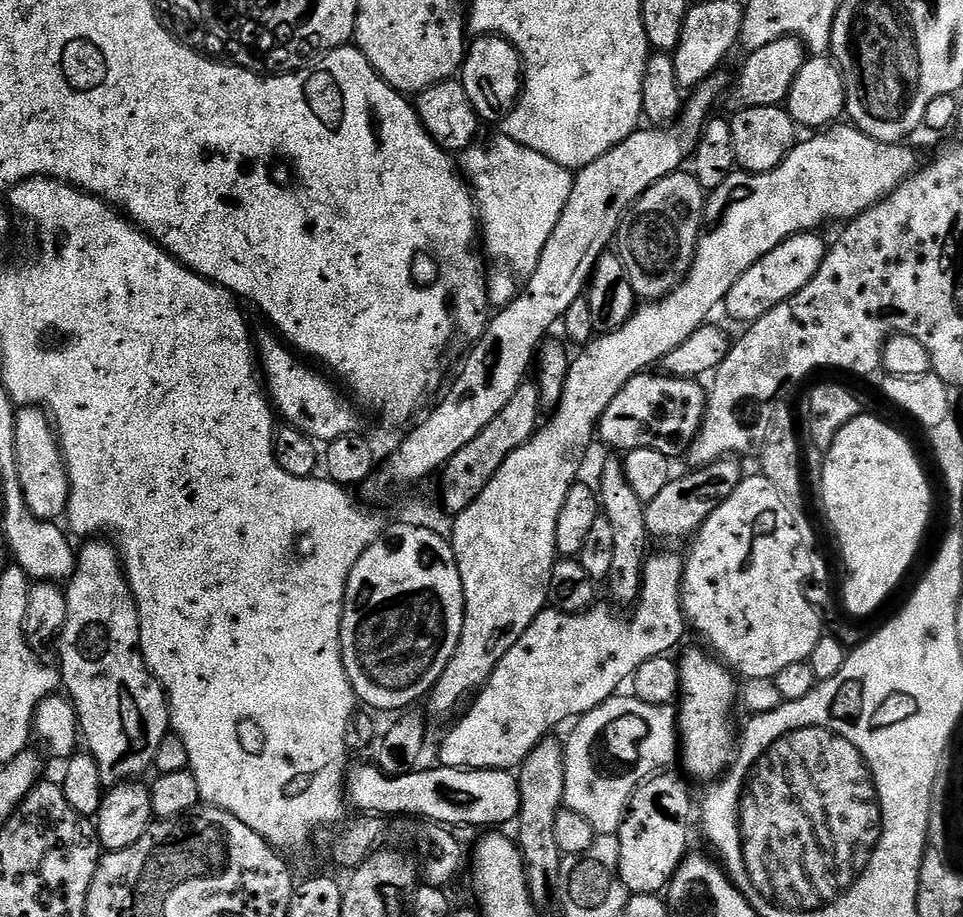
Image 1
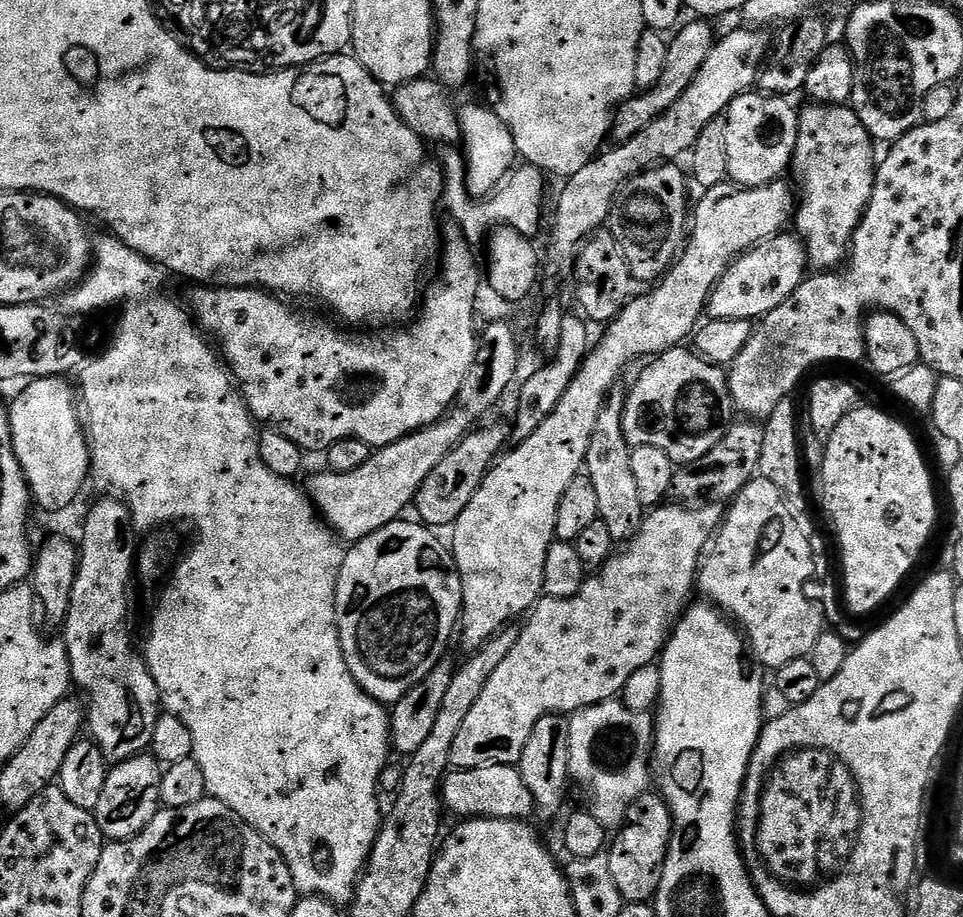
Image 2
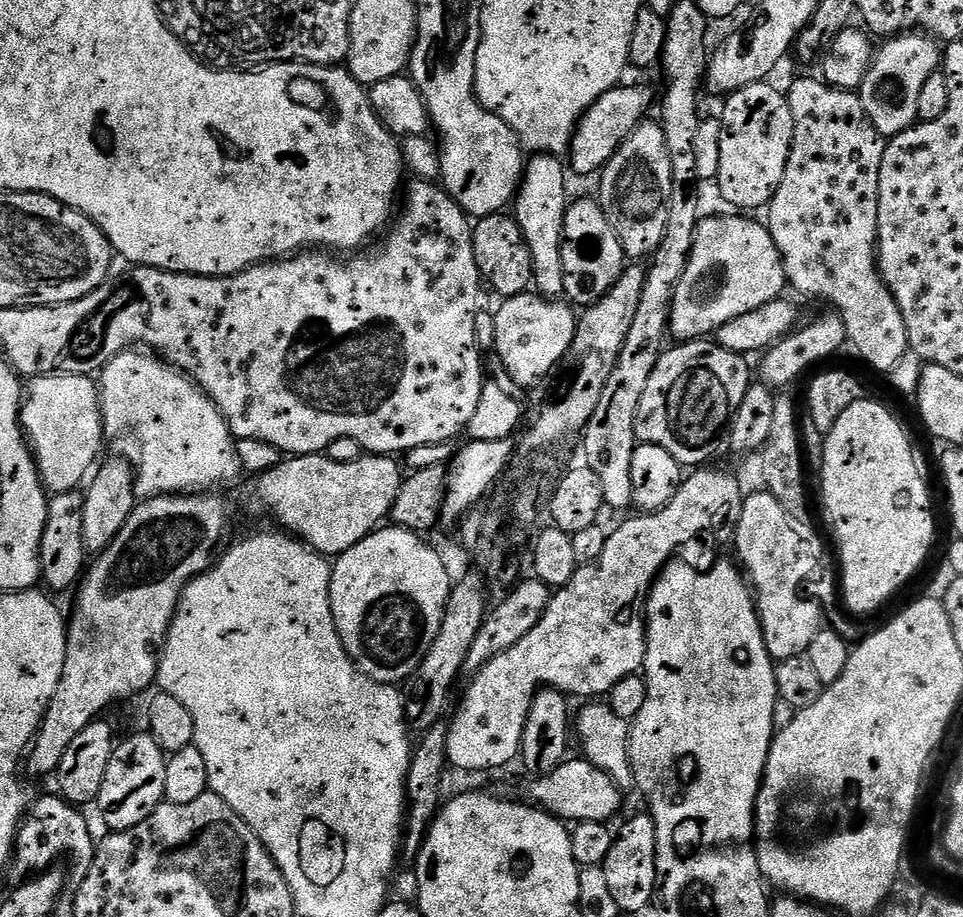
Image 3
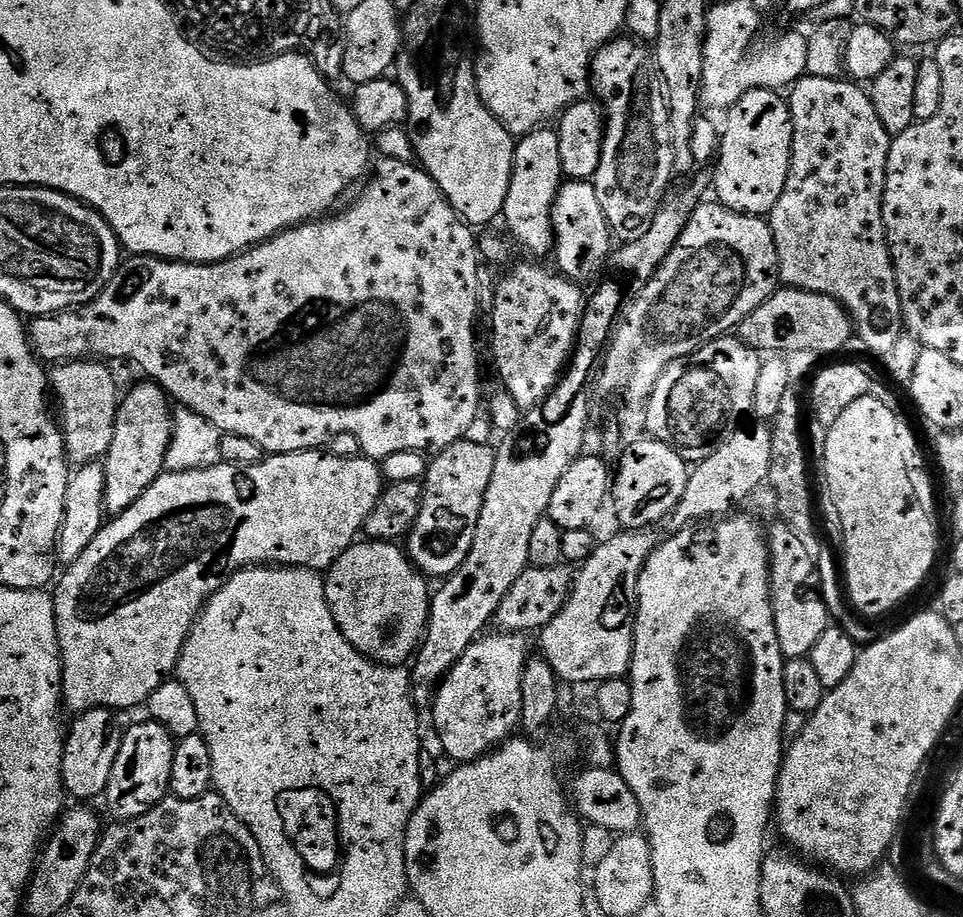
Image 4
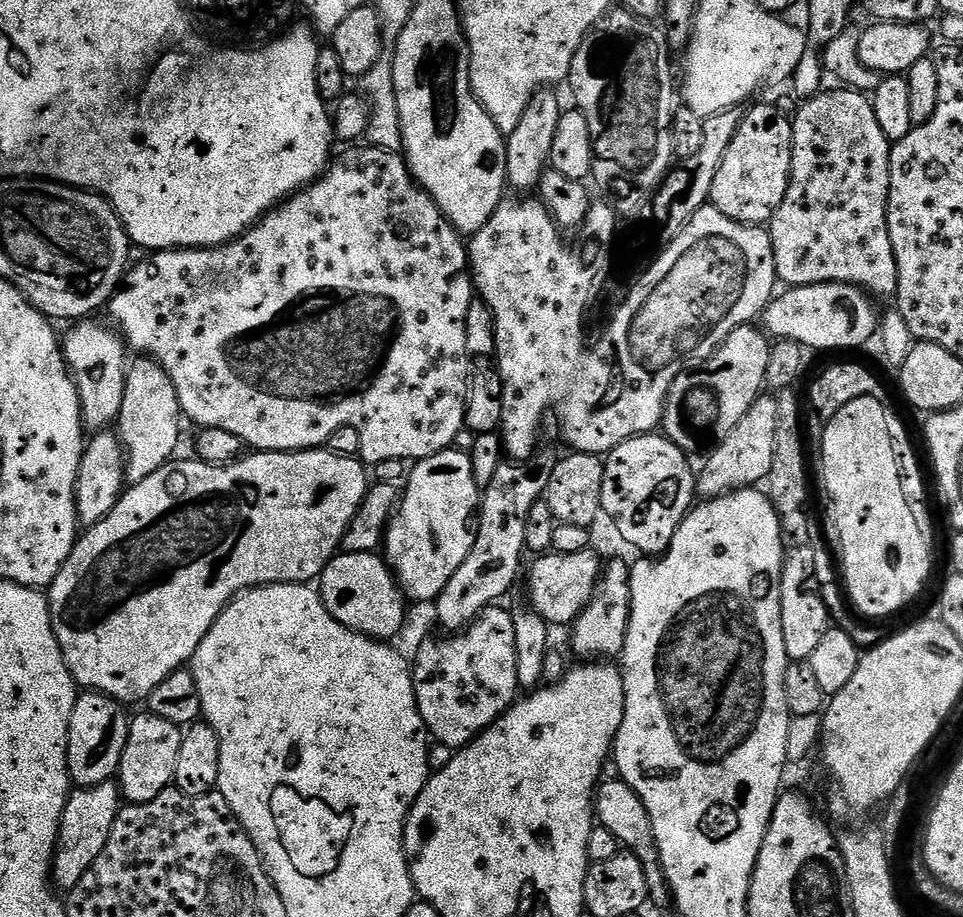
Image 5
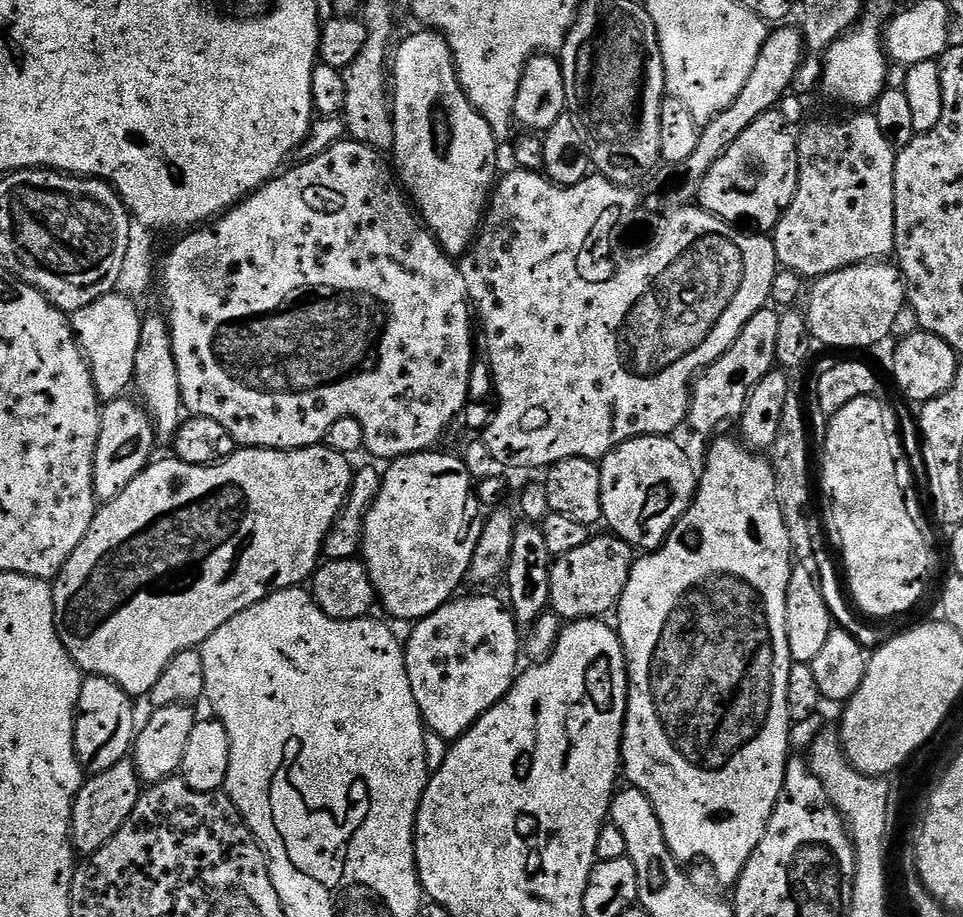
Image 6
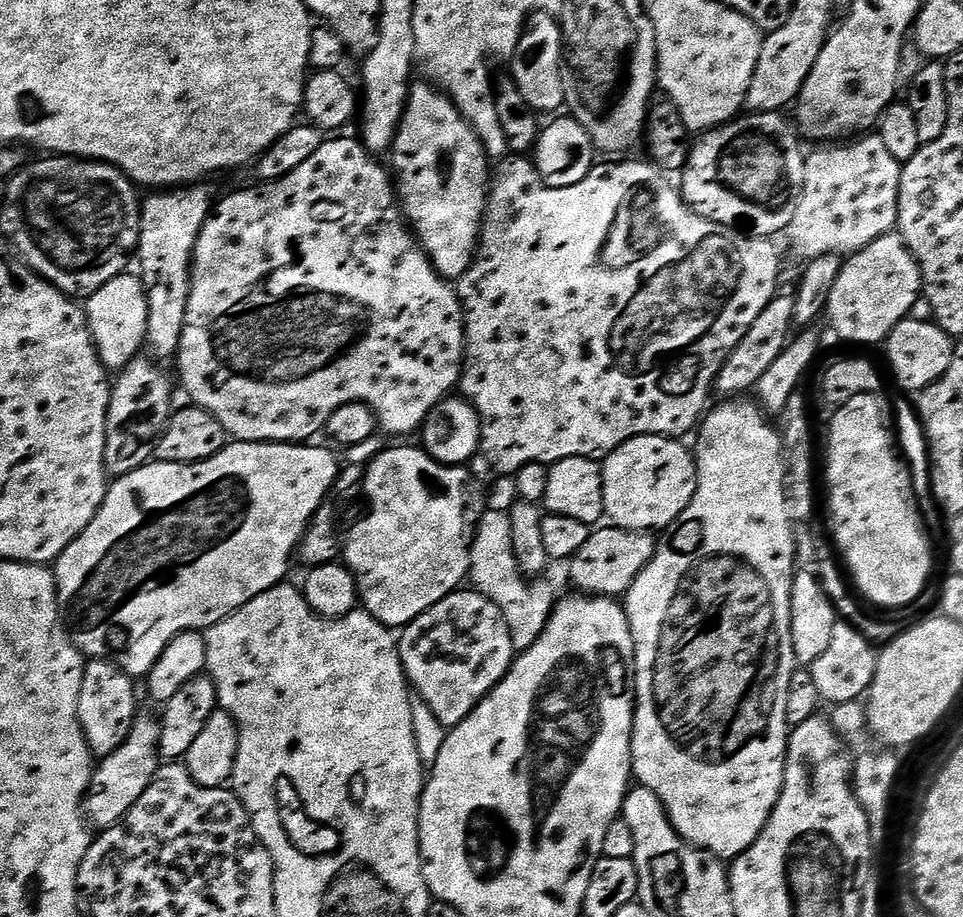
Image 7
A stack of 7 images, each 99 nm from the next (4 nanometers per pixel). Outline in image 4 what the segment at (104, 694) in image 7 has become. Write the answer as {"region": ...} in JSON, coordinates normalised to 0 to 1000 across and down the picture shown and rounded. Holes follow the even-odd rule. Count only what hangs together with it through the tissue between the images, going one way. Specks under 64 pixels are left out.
{"region":[[[94,772],[91,776],[84,776],[69,798],[66,808],[66,826],[64,827],[64,848],[66,850],[66,863],[72,869],[80,868],[80,874],[96,875],[99,868],[107,869],[112,863],[114,844],[118,840],[118,827],[123,827],[123,818],[127,814],[127,790],[120,786],[121,778],[115,772]]]}

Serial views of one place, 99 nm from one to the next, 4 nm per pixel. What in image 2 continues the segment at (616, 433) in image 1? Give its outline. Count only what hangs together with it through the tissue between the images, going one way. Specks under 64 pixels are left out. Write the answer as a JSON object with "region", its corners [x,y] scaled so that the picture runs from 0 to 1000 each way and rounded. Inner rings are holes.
{"region":[[[703,377],[668,398],[665,411],[652,423],[646,456],[646,469],[656,489],[683,486],[702,508],[720,506],[737,495],[762,454],[755,405],[712,381]]]}

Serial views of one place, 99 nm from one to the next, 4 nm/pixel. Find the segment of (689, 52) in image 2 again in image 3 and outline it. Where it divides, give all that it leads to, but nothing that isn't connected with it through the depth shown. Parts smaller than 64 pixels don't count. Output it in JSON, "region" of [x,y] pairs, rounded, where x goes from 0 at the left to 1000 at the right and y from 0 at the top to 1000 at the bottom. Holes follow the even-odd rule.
{"region":[[[660,92],[657,96],[641,94],[625,103],[617,116],[613,116],[598,135],[598,145],[594,147],[592,183],[602,192],[618,193],[638,172],[638,168],[654,150],[654,146],[670,130],[673,117],[677,113],[677,100],[669,92]]]}

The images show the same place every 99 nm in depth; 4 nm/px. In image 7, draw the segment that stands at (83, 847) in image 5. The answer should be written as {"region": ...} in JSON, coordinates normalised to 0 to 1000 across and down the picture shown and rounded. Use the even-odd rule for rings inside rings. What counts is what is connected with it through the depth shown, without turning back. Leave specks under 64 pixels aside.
{"region":[[[150,779],[142,780],[137,786],[131,809],[127,809],[127,814],[123,814],[118,822],[107,826],[96,843],[89,869],[89,890],[97,900],[101,899],[101,904],[116,903],[124,899],[135,879],[139,879],[139,875],[143,875],[143,870],[152,866],[152,862],[162,852],[162,841],[168,832],[165,818],[166,785]]]}

